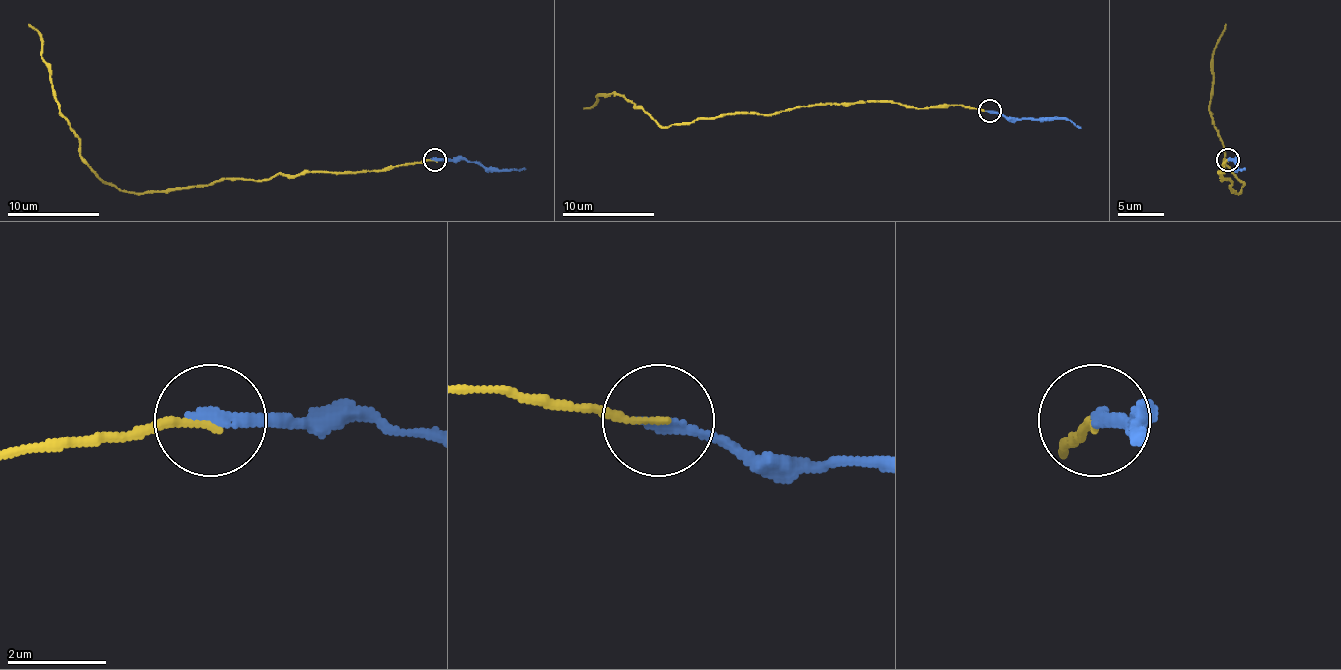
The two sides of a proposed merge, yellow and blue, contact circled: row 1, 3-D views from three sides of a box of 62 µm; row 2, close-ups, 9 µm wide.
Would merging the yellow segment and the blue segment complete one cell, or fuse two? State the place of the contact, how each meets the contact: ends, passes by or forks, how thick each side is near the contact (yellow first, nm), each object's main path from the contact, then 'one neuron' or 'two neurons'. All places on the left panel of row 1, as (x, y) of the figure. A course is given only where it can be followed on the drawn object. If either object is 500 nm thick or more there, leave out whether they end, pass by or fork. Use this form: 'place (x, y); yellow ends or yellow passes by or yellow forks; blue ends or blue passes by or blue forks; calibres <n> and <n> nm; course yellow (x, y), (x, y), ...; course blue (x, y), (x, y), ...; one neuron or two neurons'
place (435, 159); yellow ends; blue ends; calibres 150 and 220 nm; course yellow (435, 160), (224, 178), (162, 192), (119, 190), (80, 153), (80, 139), (59, 110), (41, 36), (29, 25); course blue (435, 160), (461, 160), (516, 169), (525, 167); two neurons

